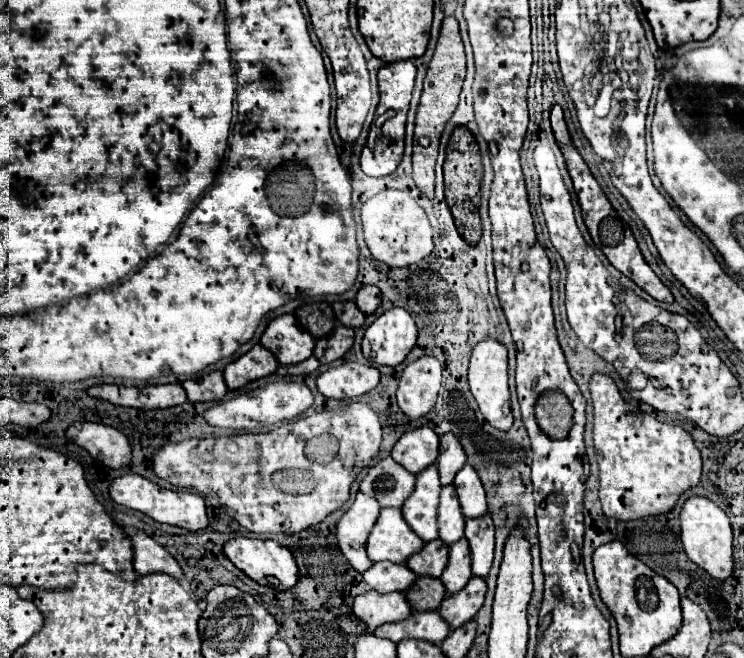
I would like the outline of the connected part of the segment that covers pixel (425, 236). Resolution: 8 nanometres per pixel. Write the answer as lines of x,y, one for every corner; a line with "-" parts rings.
386,190
364,202
362,206
362,224
364,224
364,240
372,252
372,256
388,266
410,266
426,258
432,244
432,228
426,212
418,206
418,202
398,190

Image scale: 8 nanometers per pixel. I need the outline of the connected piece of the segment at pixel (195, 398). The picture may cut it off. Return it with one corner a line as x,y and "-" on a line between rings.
212,372
200,380
184,380
182,382
190,402
212,402
222,400
228,392
222,372

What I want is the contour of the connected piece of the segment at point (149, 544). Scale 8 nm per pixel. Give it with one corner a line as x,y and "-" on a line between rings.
126,528
126,534
132,542
134,550
134,570
138,574
150,574
150,572
164,572
174,578
182,576
182,570
178,562
168,554
164,546
160,546
154,538
140,530

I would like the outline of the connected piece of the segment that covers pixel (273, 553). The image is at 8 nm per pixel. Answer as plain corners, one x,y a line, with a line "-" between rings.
236,536
228,542
224,542
224,554
230,558
230,562
238,570
242,570
246,576
250,576
252,580
256,580
262,586
270,586
276,590
288,590
298,580
298,568
296,568
294,556
290,554
288,548
276,544
274,540
254,540
254,538

